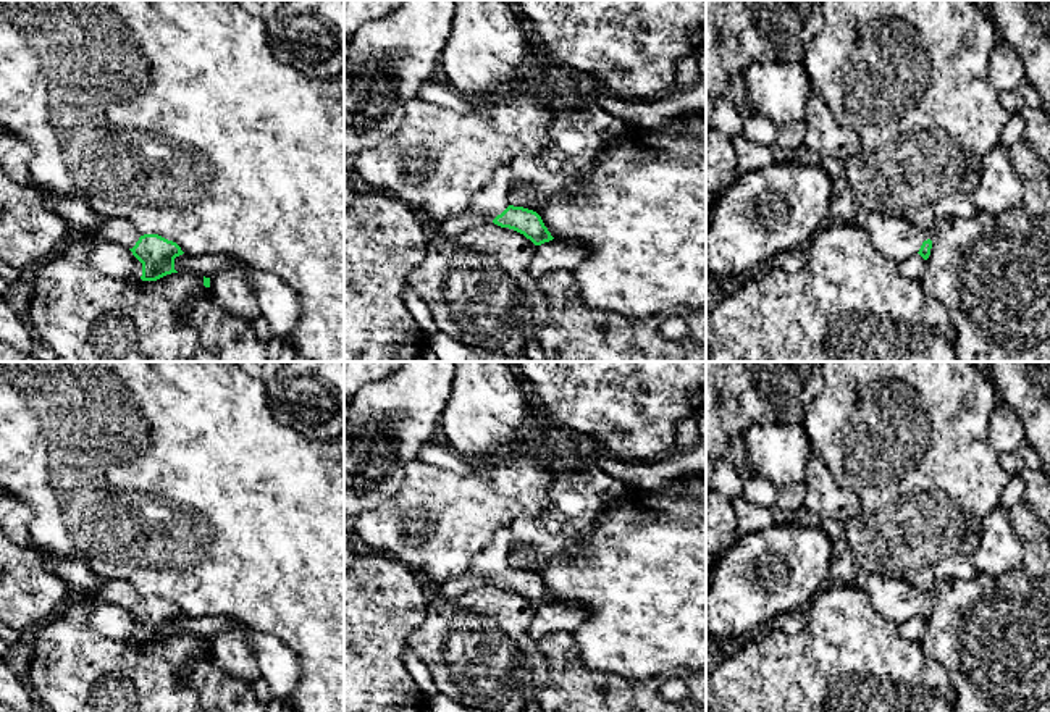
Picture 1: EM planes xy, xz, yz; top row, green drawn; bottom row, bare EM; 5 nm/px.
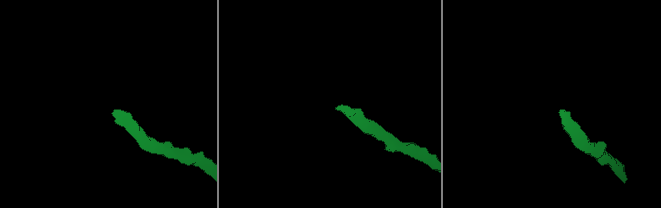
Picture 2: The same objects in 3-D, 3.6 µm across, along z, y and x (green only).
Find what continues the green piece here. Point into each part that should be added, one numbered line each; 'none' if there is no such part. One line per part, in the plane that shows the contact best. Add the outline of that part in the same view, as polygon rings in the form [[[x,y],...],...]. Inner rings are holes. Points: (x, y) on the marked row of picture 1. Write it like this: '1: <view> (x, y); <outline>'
1: xz (491, 199); [[[510,166],[496,170],[491,179],[472,197],[468,208],[480,212],[488,223],[493,223],[509,207],[510,182]]]

